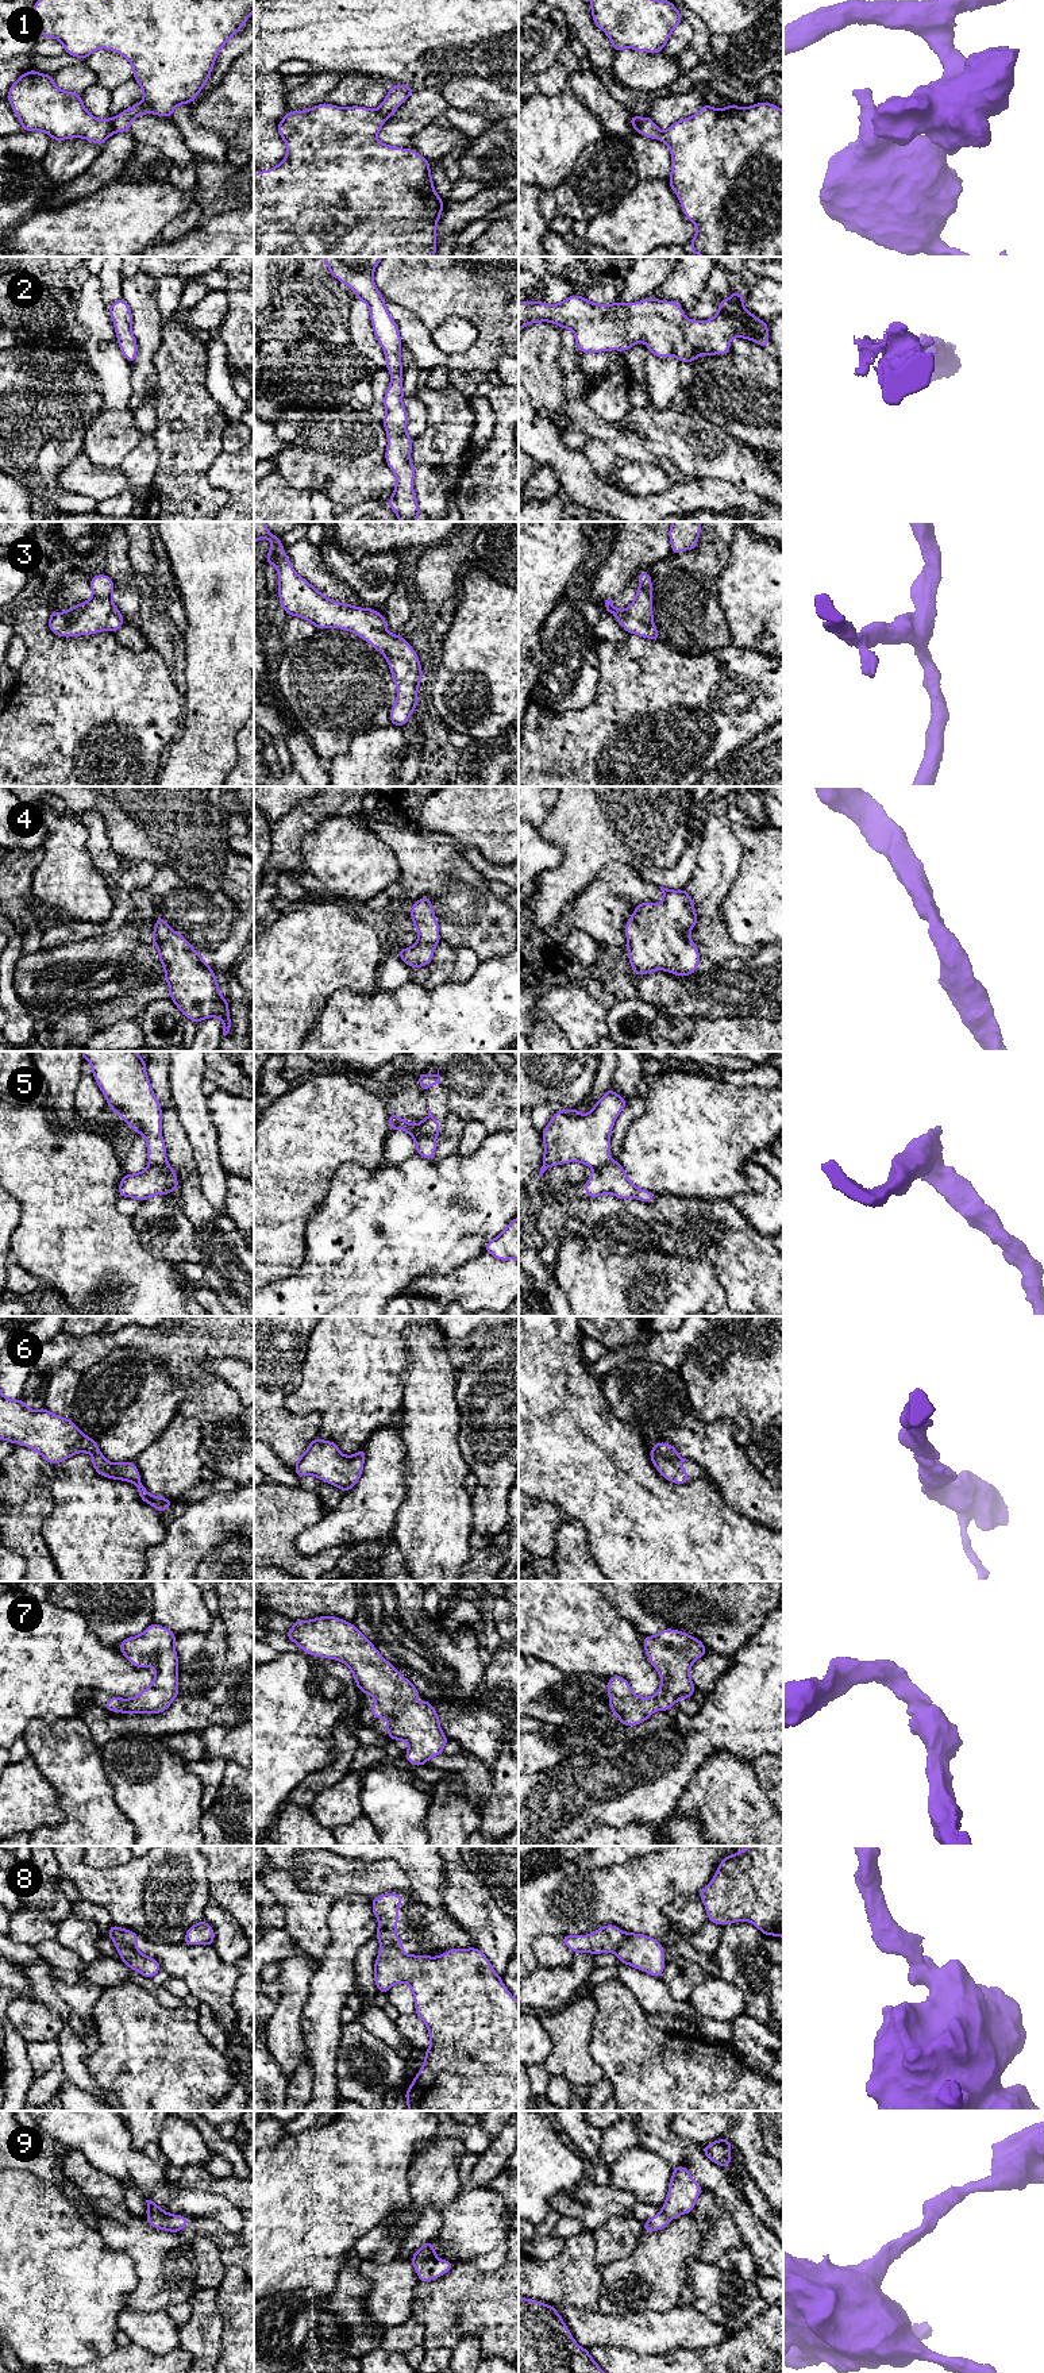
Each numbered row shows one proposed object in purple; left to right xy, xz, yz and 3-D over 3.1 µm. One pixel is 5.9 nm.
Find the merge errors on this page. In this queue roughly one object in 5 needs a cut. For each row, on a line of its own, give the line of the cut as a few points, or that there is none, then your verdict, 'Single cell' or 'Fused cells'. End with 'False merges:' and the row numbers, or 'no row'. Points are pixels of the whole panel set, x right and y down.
1: Split along xy (111, 118), (112, 127), (116, 131). Fused cells
2: No split. Single cell
3: No split. Single cell
4: No split. Single cell
5: Split along xz (411, 1126), (419, 1135), (435, 1137). Fused cells
6: No split. Single cell
7: No split. Single cell
8: Split along xy (116, 1943), (130, 1943), (137, 1949). Fused cells
9: No split. Single cell
False merges: 1, 5, 8

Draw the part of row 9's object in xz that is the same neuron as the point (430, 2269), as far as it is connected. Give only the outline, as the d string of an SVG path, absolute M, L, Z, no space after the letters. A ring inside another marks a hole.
M431 2241L415 2251L411 2264L419 2276L419 2282L439 2278L454 2266L451 2261L439 2259L436 2257L435 2247Z

